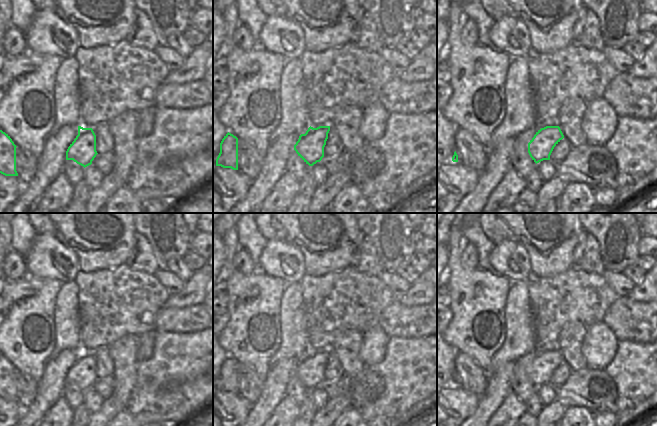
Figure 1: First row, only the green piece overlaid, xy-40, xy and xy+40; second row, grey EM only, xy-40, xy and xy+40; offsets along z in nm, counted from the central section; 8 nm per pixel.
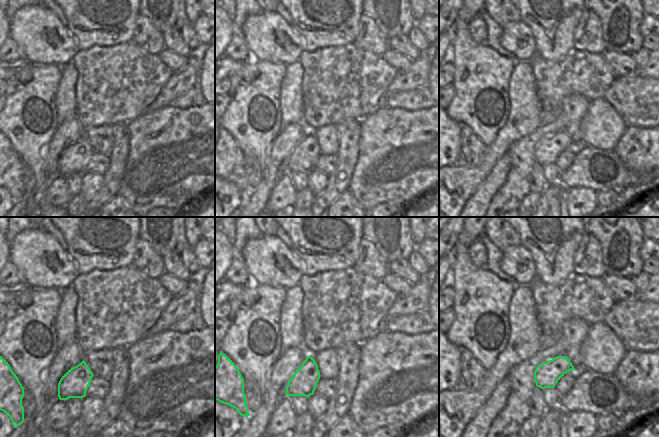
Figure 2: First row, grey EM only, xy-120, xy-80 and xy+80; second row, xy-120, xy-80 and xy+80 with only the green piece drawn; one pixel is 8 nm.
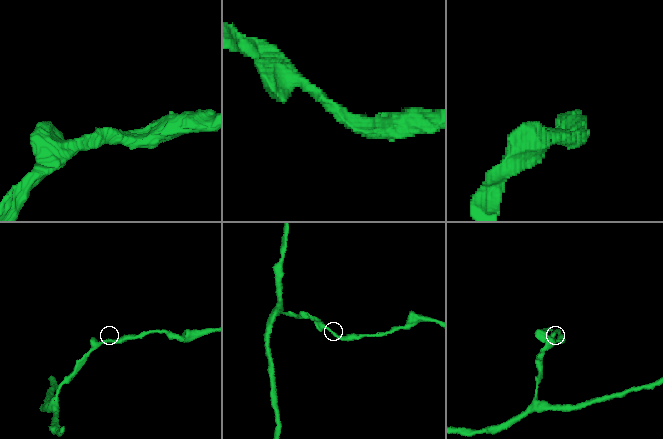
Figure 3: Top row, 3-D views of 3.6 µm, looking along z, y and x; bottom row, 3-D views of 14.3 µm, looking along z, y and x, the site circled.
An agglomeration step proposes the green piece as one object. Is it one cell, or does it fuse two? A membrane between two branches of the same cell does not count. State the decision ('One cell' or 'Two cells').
One cell.

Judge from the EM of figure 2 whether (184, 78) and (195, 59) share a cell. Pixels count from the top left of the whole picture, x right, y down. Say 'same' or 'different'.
different

